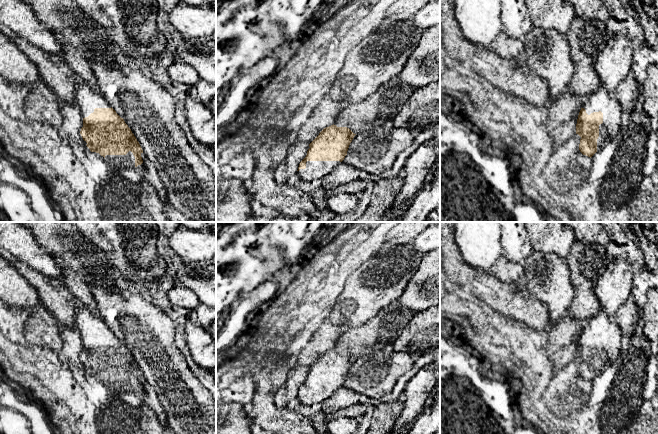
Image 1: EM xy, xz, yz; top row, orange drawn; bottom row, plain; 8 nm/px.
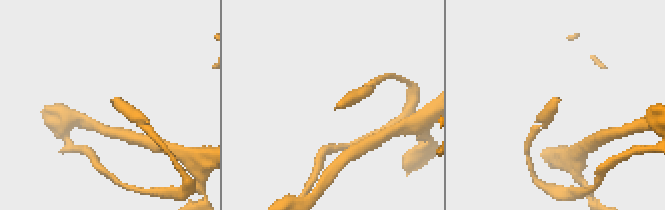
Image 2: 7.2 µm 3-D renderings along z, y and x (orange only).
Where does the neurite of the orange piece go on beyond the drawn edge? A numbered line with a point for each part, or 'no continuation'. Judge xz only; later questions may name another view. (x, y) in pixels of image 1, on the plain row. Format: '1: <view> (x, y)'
1: xz (315, 394)

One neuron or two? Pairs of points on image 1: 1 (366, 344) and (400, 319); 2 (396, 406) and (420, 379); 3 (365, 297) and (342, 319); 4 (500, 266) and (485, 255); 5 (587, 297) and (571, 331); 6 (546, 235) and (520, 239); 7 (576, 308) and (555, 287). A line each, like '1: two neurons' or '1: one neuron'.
1: one neuron
2: two neurons
3: one neuron
4: two neurons
5: two neurons
6: two neurons
7: two neurons

